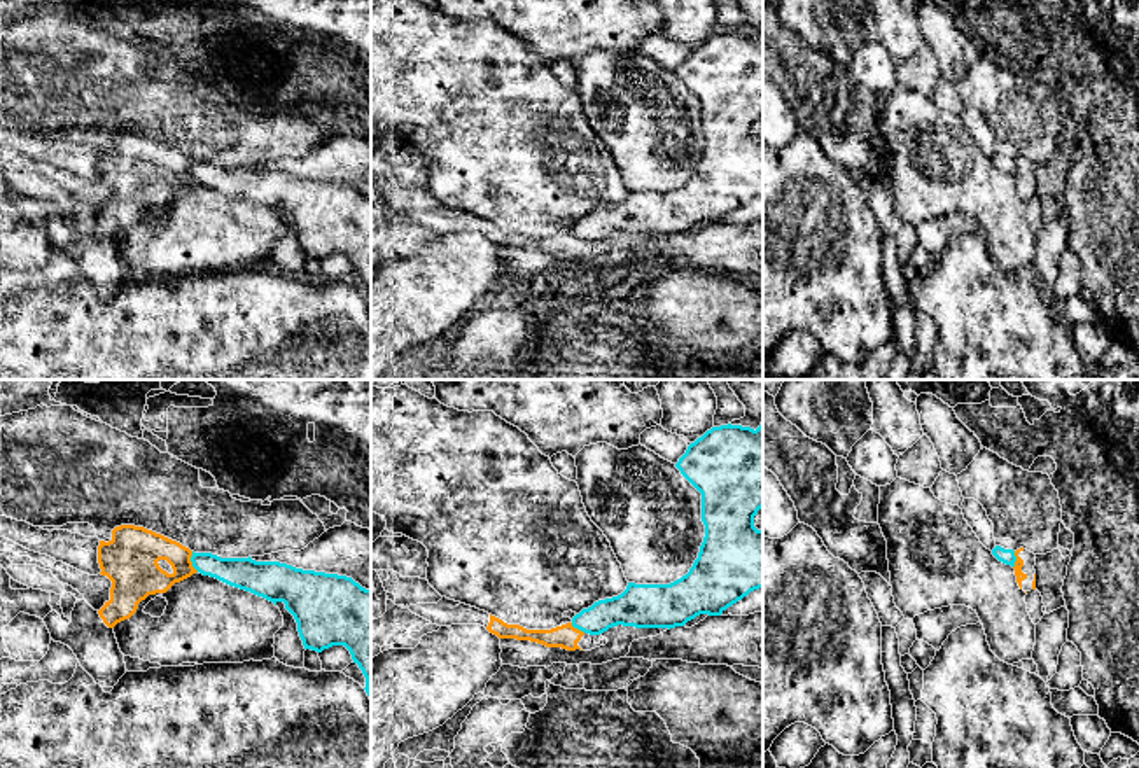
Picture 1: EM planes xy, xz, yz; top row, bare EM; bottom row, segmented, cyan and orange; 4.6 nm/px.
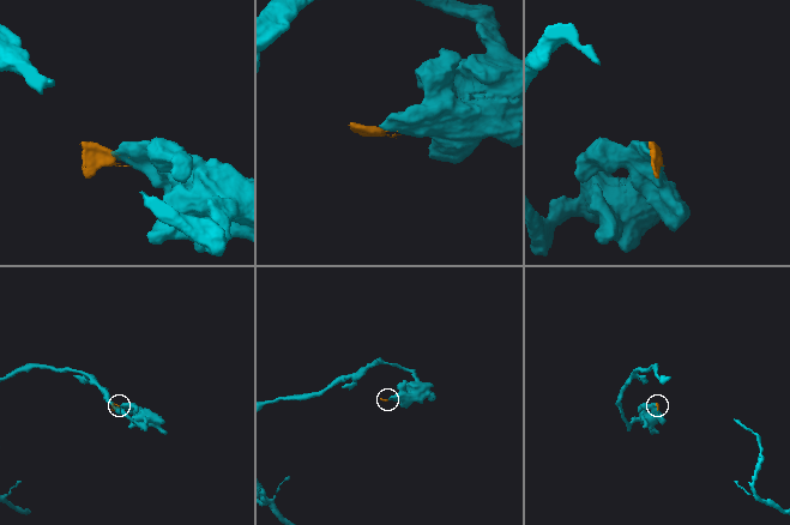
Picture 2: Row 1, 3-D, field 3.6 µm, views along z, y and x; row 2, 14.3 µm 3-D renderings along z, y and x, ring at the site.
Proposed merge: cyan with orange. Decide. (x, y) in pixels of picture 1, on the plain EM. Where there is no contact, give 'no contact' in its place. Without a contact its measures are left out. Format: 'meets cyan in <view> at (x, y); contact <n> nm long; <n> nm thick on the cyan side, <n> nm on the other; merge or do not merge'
meets cyan in xy at (191, 168); contact 100 nm long; 140 nm thick on the cyan side, 200 nm on the other; do not merge

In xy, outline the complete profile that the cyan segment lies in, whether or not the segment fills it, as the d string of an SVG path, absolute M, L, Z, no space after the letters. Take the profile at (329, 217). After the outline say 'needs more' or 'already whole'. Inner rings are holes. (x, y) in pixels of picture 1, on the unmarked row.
M192 159L191 170L203 184L250 199L275 213L283 210L297 231L304 257L322 261L332 254L345 254L366 285L364 297L371 308L371 198L346 184L303 178L280 170L255 170L250 164L220 166L212 161Z | already whole

